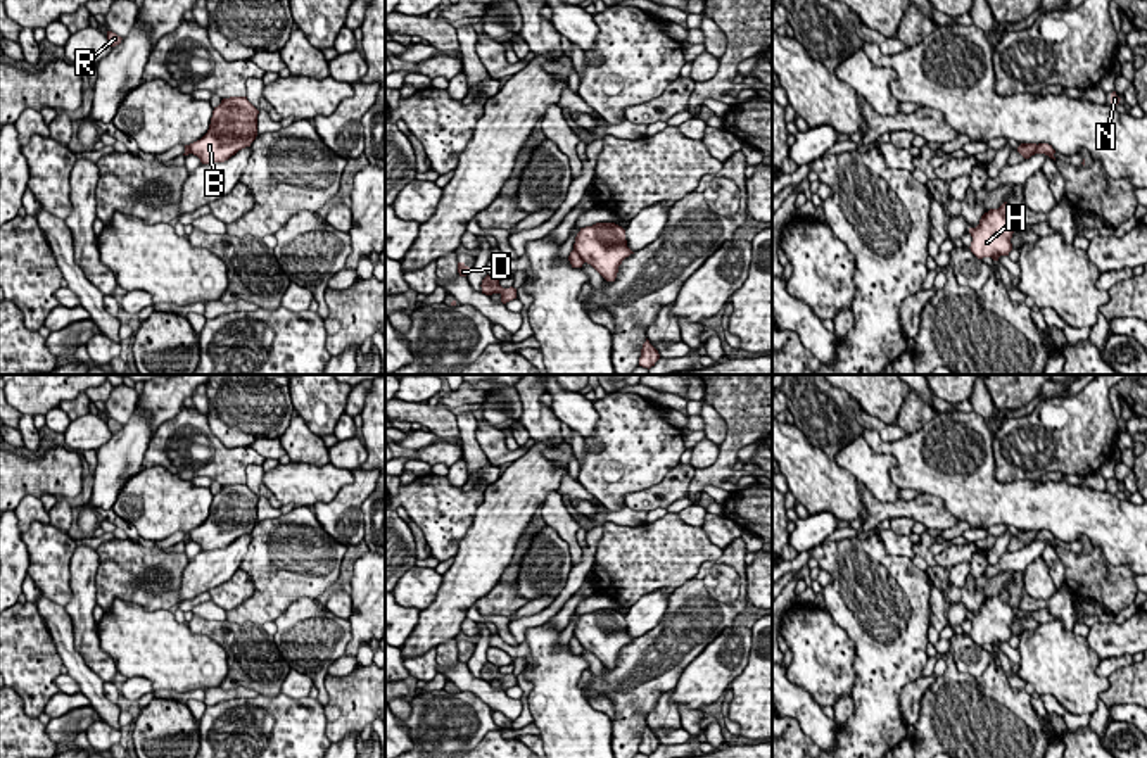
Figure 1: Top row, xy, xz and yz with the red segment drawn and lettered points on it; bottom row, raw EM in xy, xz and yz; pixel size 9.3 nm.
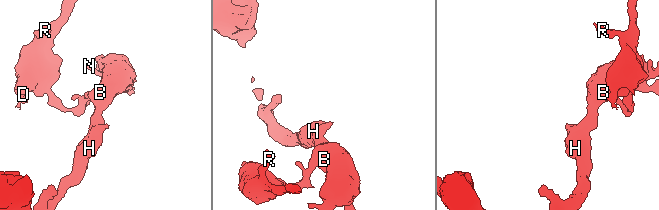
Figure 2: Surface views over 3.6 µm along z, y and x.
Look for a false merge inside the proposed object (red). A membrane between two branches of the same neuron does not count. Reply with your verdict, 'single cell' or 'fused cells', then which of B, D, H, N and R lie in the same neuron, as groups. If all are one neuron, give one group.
fused cells; B H N / D R

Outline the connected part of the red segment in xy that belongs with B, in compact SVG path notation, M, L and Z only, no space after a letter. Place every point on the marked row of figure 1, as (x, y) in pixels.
M247 97L223 98L212 111L207 133L190 143L190 154L197 155L202 164L228 161L256 140L257 114L259 111Z

